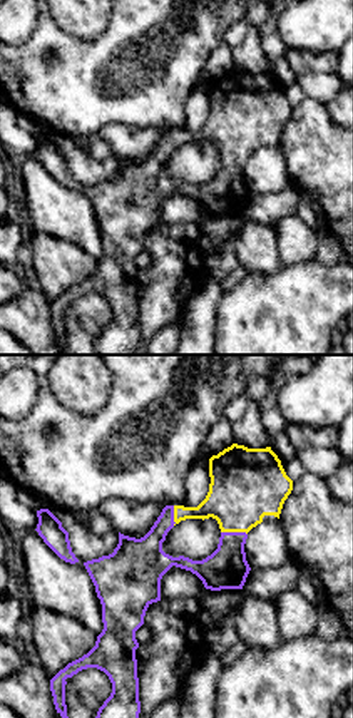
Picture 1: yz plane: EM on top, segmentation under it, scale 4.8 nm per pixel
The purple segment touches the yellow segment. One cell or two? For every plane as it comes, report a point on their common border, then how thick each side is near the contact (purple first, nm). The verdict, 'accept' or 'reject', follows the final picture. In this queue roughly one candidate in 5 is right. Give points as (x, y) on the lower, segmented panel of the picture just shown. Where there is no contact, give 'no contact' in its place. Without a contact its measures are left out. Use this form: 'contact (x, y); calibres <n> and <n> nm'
contact (235, 533); calibres 200 and 360 nm

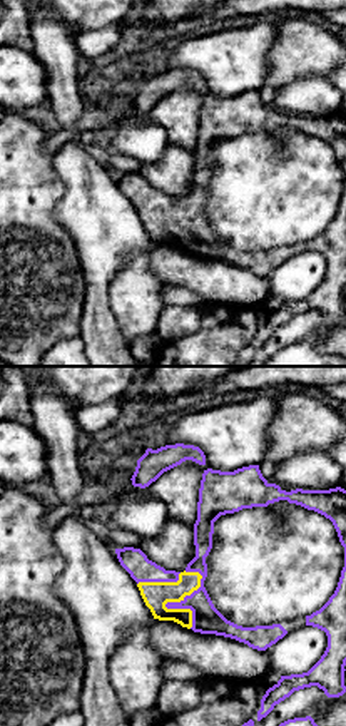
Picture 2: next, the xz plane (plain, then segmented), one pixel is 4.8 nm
contact (174, 603); calibres 140 and 130 nm

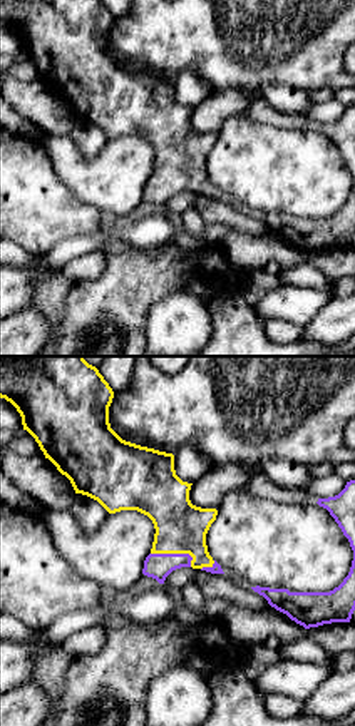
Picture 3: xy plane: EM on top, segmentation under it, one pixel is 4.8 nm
contact (173, 554); calibres 130 and 240 nm

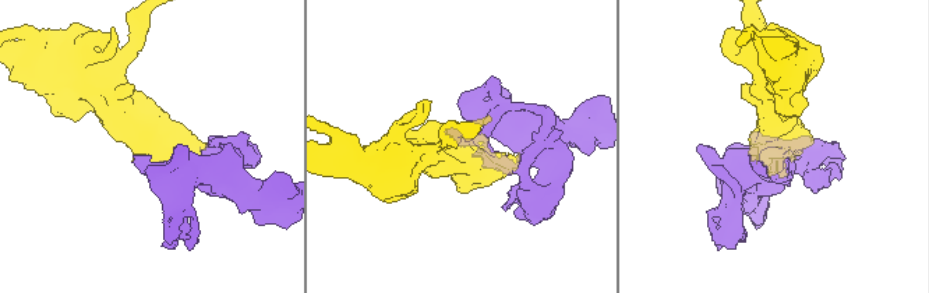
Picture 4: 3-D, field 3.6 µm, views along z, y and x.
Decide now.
accept

